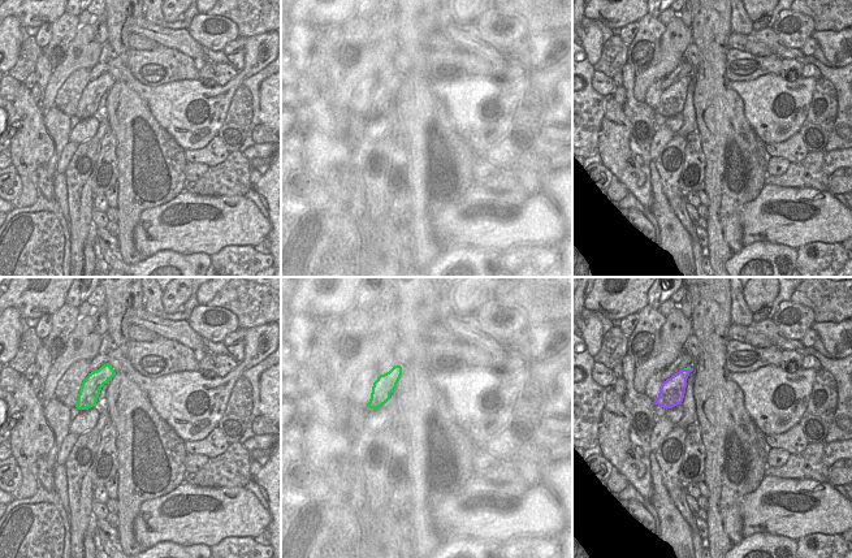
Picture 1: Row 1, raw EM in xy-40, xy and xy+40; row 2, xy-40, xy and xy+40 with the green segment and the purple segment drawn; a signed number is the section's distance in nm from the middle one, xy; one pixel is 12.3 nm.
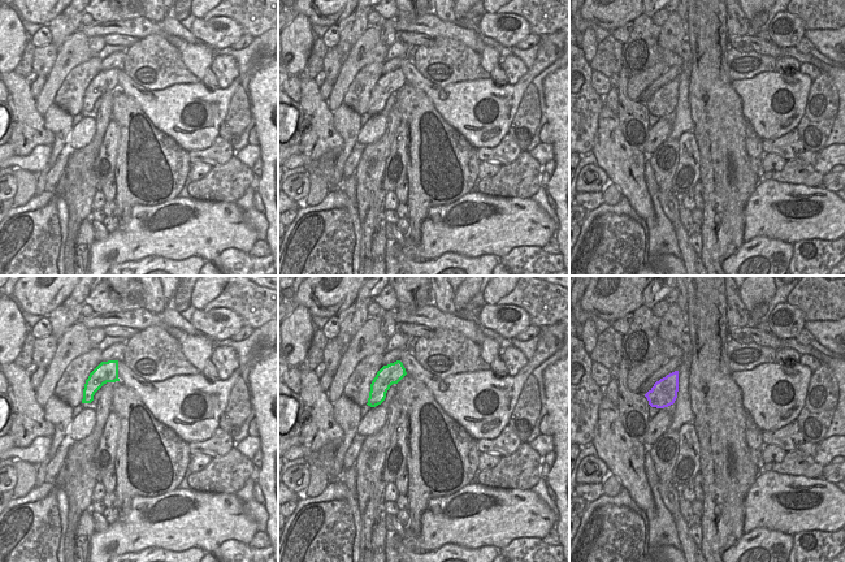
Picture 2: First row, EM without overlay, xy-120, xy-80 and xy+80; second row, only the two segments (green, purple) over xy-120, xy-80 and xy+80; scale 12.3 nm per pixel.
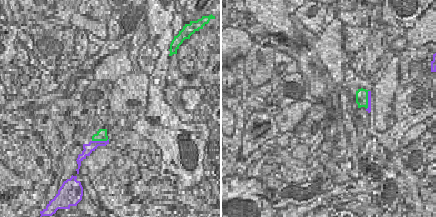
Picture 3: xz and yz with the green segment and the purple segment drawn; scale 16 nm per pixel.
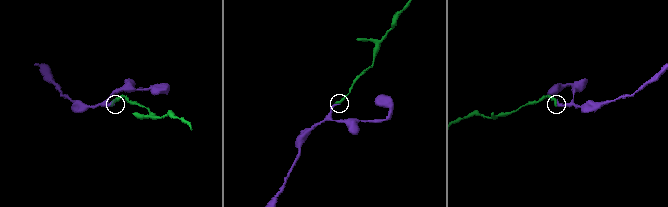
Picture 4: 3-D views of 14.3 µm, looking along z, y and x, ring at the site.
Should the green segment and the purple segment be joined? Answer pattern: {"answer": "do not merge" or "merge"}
{"answer": "merge"}

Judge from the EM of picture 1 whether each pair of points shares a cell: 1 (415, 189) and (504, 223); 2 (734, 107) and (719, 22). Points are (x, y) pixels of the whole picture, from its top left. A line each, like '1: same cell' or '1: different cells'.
1: different cells
2: same cell

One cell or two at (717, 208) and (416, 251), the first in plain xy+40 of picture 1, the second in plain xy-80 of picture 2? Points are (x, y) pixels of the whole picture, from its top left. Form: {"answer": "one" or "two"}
{"answer": "two"}

